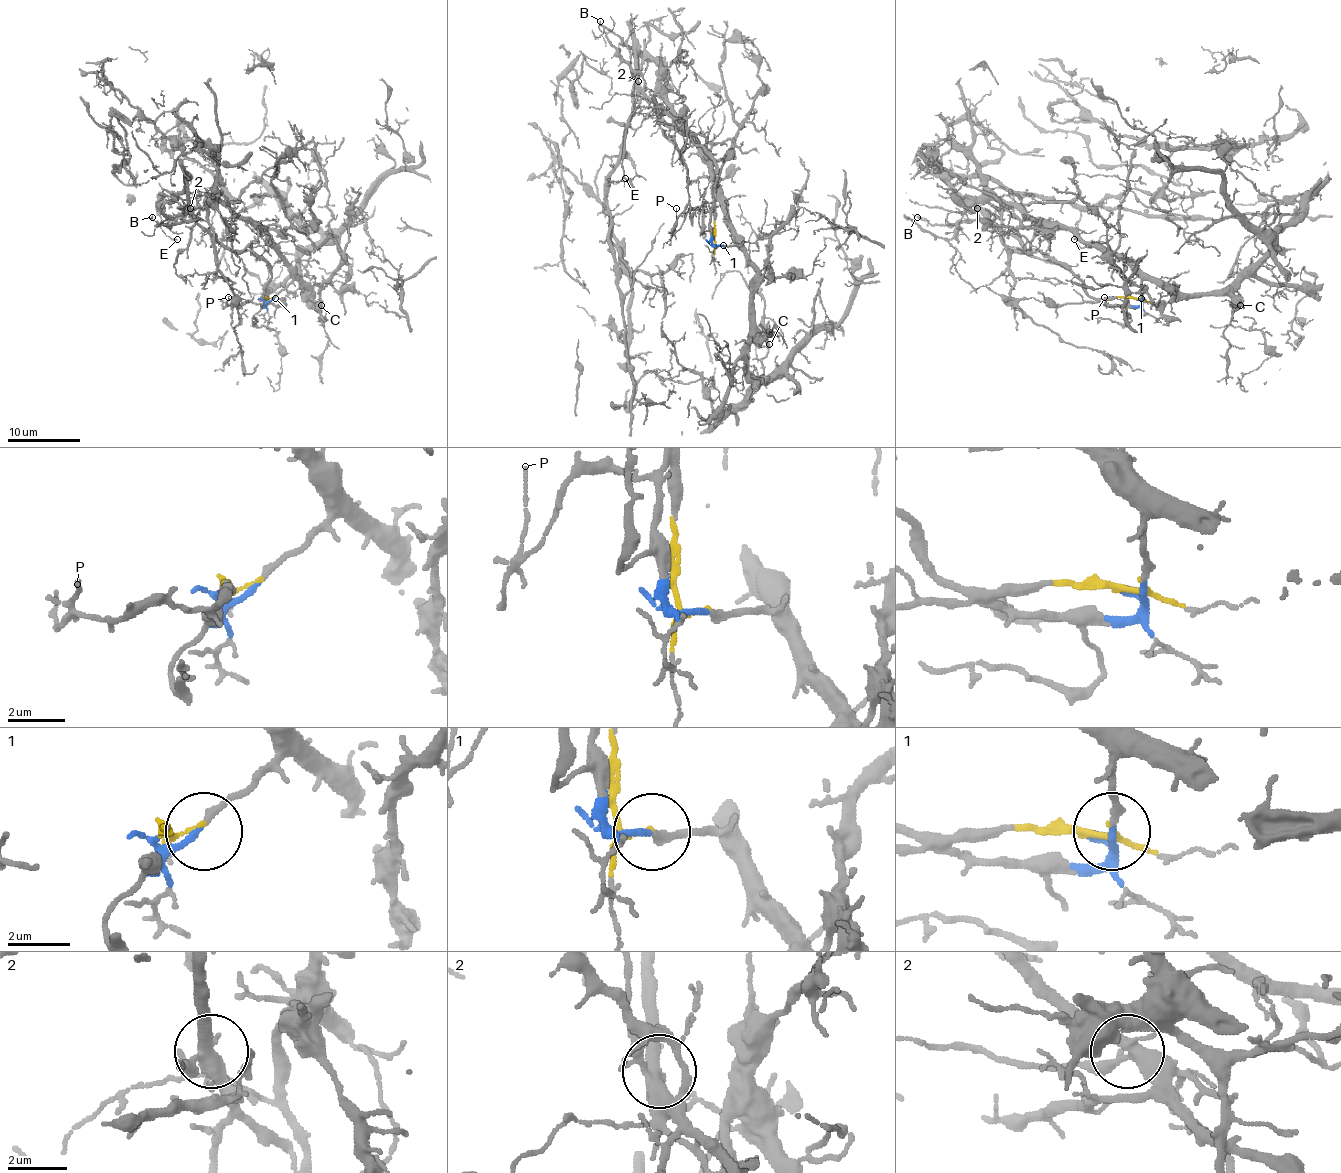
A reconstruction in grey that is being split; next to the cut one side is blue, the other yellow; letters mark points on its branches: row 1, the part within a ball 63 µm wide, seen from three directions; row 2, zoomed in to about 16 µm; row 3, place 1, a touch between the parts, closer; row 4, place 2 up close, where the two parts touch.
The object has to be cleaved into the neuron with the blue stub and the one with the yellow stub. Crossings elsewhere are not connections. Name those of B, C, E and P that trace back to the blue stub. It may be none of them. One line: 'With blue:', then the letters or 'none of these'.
With blue: C, P

